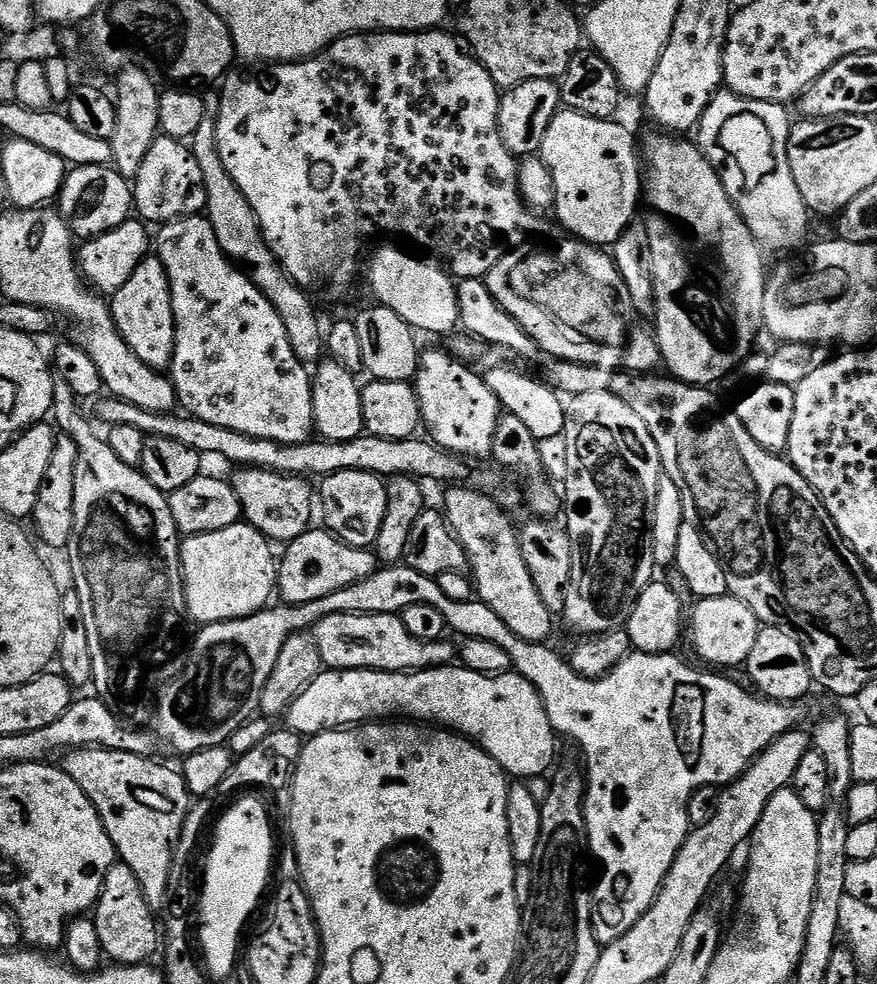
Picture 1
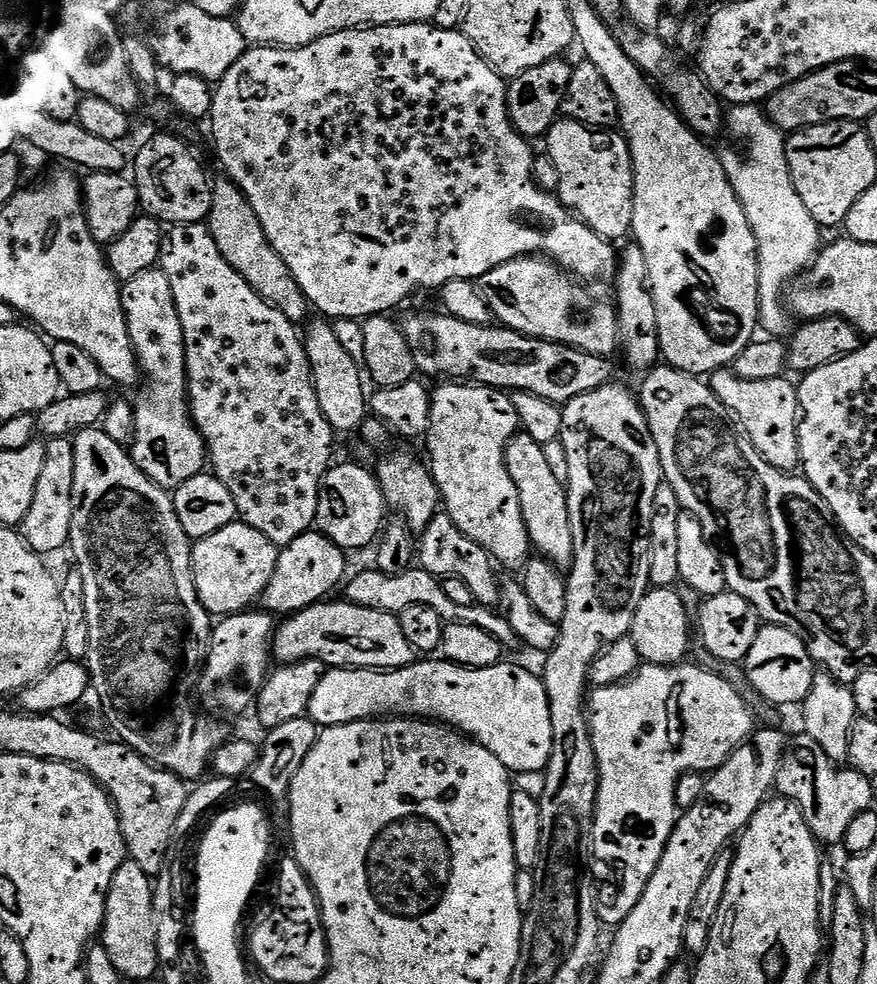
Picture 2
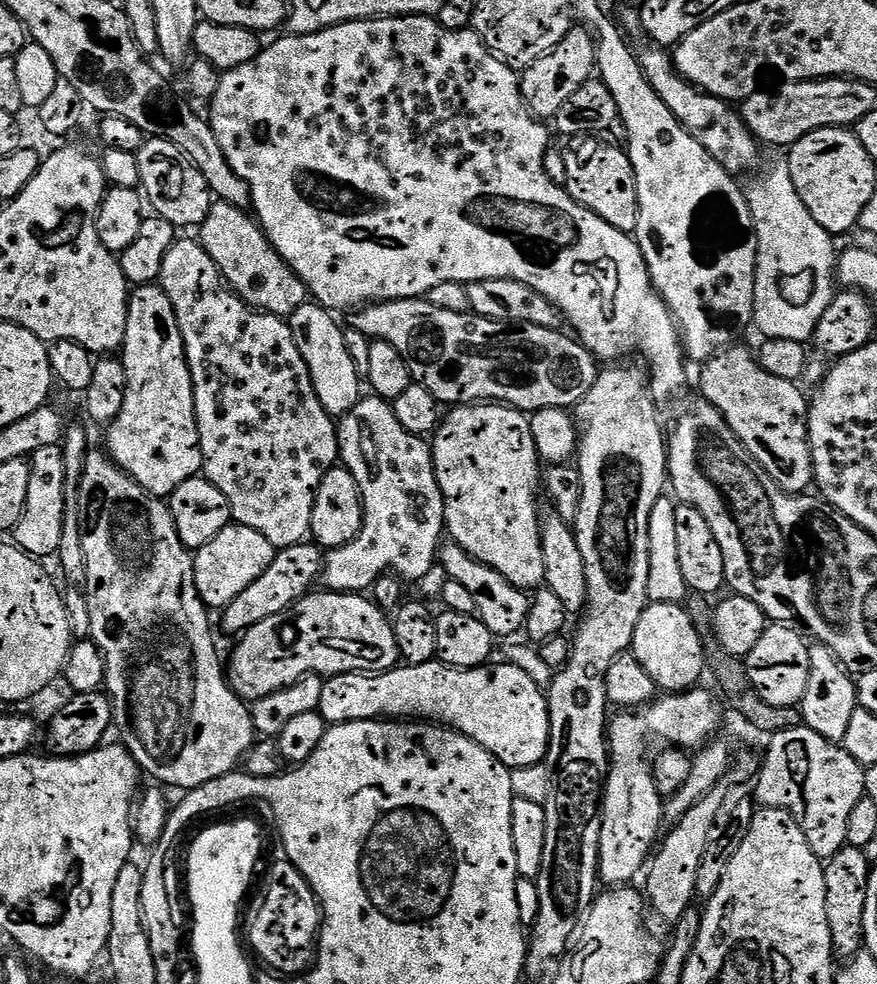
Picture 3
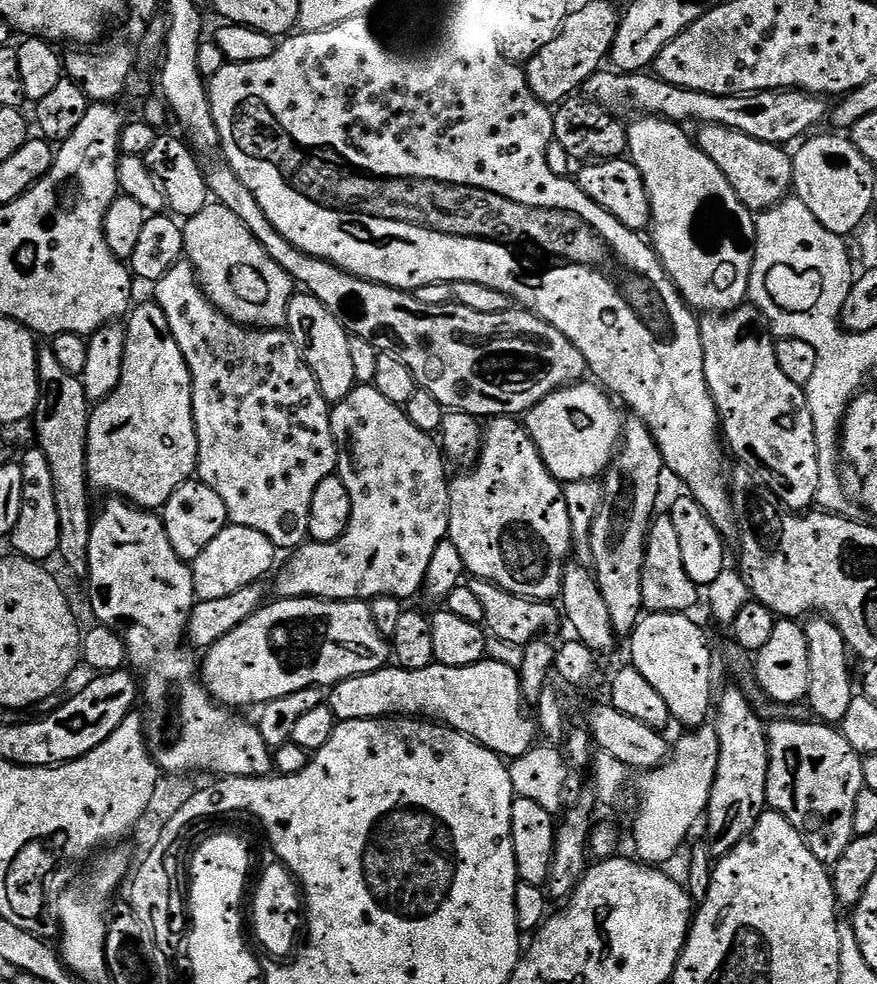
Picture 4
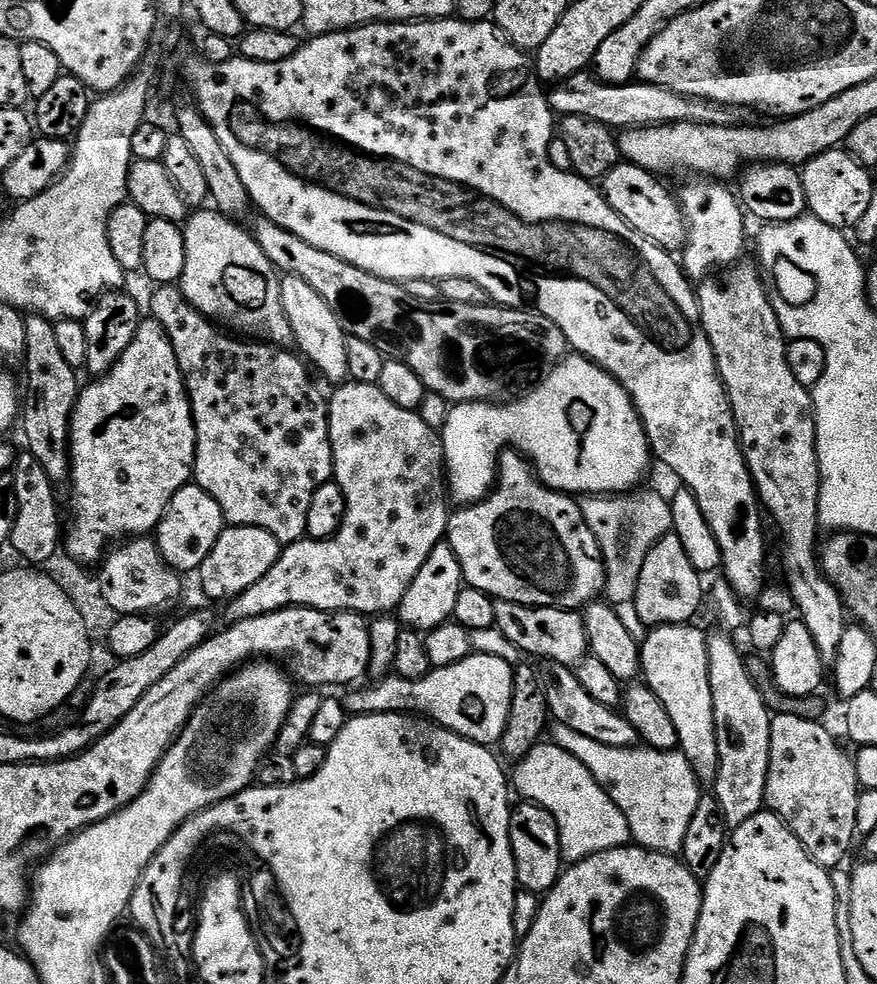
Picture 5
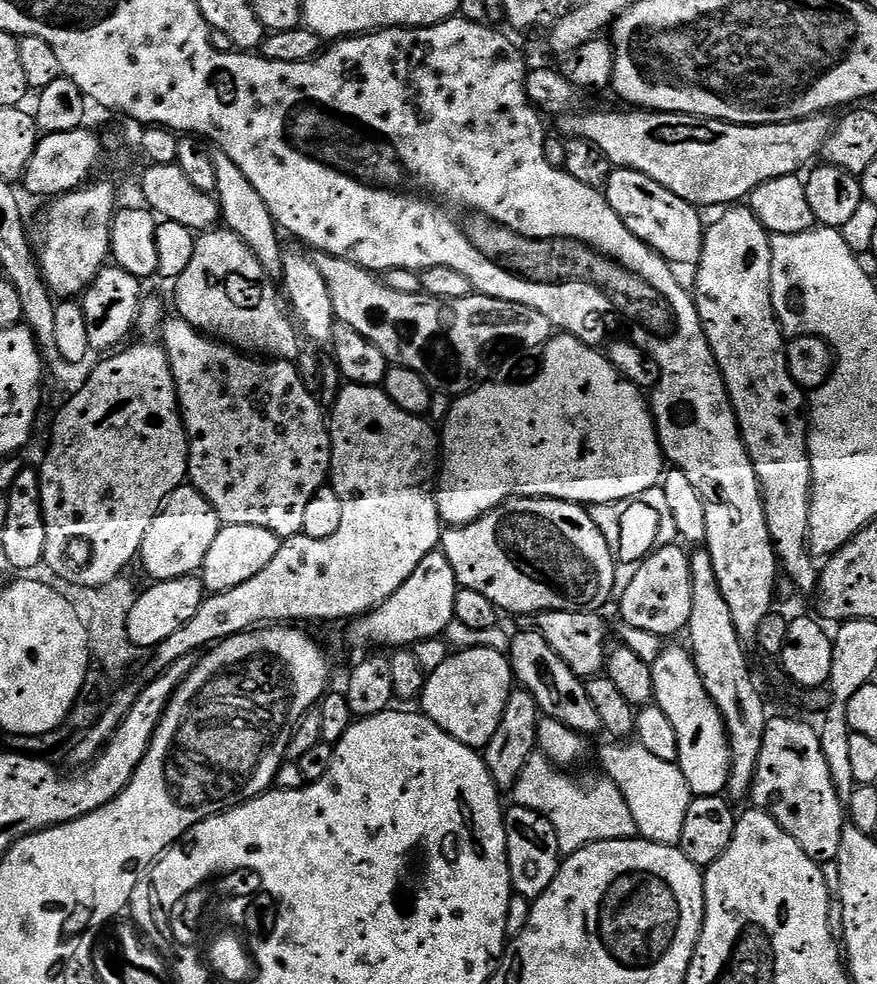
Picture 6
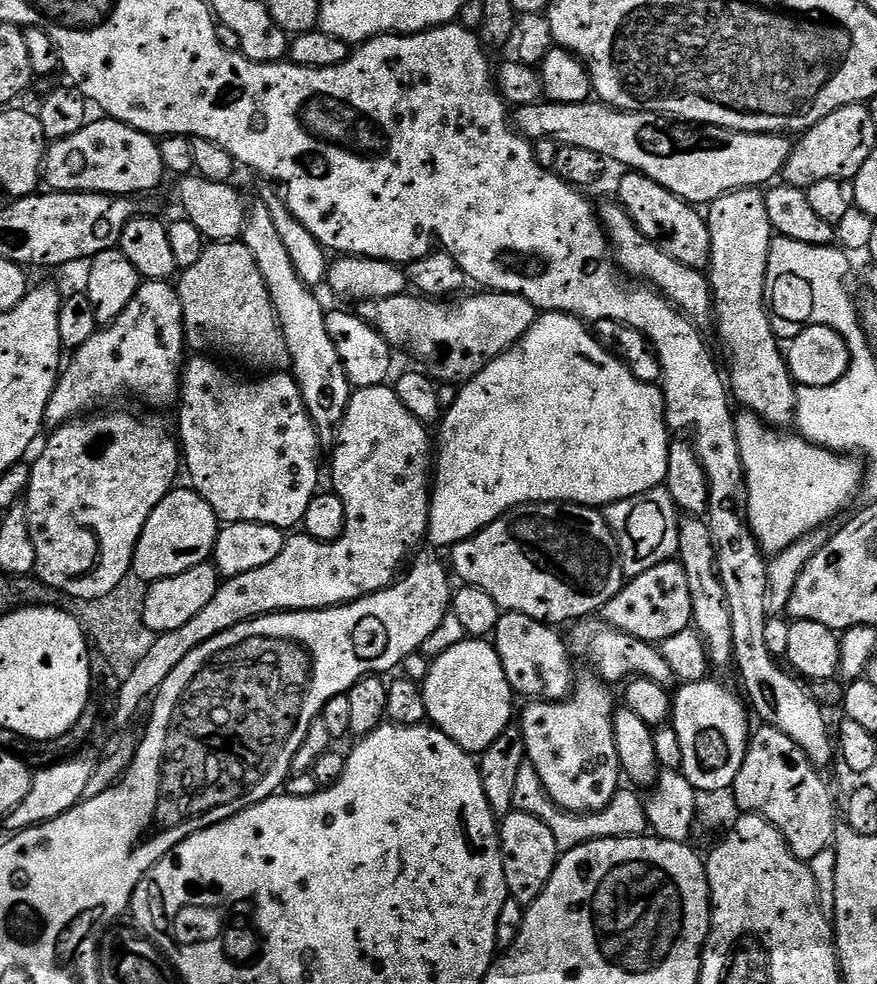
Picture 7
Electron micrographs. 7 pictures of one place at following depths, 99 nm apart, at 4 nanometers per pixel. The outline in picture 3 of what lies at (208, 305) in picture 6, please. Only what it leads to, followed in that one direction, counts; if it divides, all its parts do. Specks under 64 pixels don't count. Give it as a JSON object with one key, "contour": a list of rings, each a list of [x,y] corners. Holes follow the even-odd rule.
{"contour":[[[213,203],[210,214],[206,214],[204,223],[198,229],[198,239],[210,258],[214,258],[228,287],[257,312],[288,318],[309,299],[308,287],[276,253],[263,228],[245,209]]]}

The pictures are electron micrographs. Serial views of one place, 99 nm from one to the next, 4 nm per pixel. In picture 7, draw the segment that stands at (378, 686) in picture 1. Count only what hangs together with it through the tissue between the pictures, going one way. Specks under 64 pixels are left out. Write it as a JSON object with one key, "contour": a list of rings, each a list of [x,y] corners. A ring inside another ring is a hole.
{"contour":[[[466,638],[458,646],[446,650],[446,654],[435,657],[431,661],[431,666],[430,674],[422,685],[428,720],[440,731],[445,732],[458,746],[462,746],[462,750],[483,754],[495,742],[498,734],[505,732],[514,720],[514,693],[506,682],[506,674],[502,670],[502,662],[495,647],[484,638]]]}

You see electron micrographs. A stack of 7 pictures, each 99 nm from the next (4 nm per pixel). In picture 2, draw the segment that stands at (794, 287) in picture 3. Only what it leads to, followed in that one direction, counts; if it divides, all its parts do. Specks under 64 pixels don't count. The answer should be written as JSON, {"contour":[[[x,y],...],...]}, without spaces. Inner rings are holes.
{"contour":[[[742,104],[733,107],[726,116],[726,135],[724,145],[718,148],[722,166],[726,170],[726,178],[730,186],[734,186],[736,196],[742,202],[742,210],[752,227],[752,233],[757,242],[756,261],[760,267],[760,323],[769,337],[784,338],[793,331],[794,324],[788,321],[790,312],[780,305],[780,291],[789,282],[795,281],[816,259],[822,245],[819,240],[820,225],[810,218],[810,210],[802,198],[798,198],[798,190],[794,190],[794,182],[790,178],[790,166],[786,162],[785,133],[771,124],[763,107],[754,104]]]}

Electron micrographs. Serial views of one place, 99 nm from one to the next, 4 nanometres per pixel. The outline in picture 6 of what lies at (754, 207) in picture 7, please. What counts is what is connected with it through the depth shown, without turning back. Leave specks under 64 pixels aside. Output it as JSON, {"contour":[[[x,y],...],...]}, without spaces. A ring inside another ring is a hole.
{"contour":[[[732,206],[721,212],[724,213],[713,224],[711,221],[707,225],[702,258],[694,268],[696,309],[716,365],[724,375],[724,385],[728,387],[748,457],[752,459],[756,477],[760,480],[764,513],[779,567],[789,572],[785,573],[799,591],[801,588],[804,592],[815,593],[818,564],[808,547],[808,523],[812,509],[812,463],[808,457],[810,420],[806,415],[806,392],[794,382],[788,369],[786,337],[772,305],[772,236],[762,222],[758,222],[751,207]]]}

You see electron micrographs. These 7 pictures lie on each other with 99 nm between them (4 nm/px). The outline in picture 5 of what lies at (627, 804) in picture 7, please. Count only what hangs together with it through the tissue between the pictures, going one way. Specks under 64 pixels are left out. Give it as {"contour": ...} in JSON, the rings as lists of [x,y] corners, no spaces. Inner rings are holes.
{"contour":[[[553,742],[536,744],[530,754],[515,761],[510,772],[510,784],[521,801],[536,804],[554,818],[560,835],[560,855],[569,865],[588,856],[627,848],[633,843],[626,815],[615,805],[610,794],[599,785],[590,770],[573,754]]]}

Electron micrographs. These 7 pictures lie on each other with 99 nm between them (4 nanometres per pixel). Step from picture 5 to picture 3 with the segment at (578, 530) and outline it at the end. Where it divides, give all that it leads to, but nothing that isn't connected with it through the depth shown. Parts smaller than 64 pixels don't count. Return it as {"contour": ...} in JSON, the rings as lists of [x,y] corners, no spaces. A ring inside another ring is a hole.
{"contour":[[[491,402],[461,404],[449,412],[452,413],[439,421],[430,443],[444,499],[444,527],[451,543],[462,546],[468,556],[502,574],[514,587],[539,589],[544,584],[544,559],[540,541],[542,511],[536,495],[542,492],[542,461],[534,442],[531,419],[517,408]]]}

